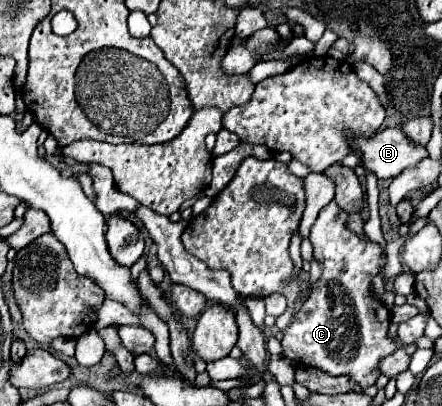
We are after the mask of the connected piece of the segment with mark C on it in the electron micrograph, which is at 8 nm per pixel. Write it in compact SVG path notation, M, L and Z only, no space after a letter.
M335 201L319 211L309 239L315 247L313 257L321 263L323 275L313 285L311 295L291 319L283 335L283 355L295 365L315 367L329 375L347 375L361 387L373 385L379 377L377 363L402 345L414 344L423 335L425 319L417 315L399 324L396 341L387 335L387 309L369 291L373 277L379 273L381 247L361 241L345 225L347 213Z

